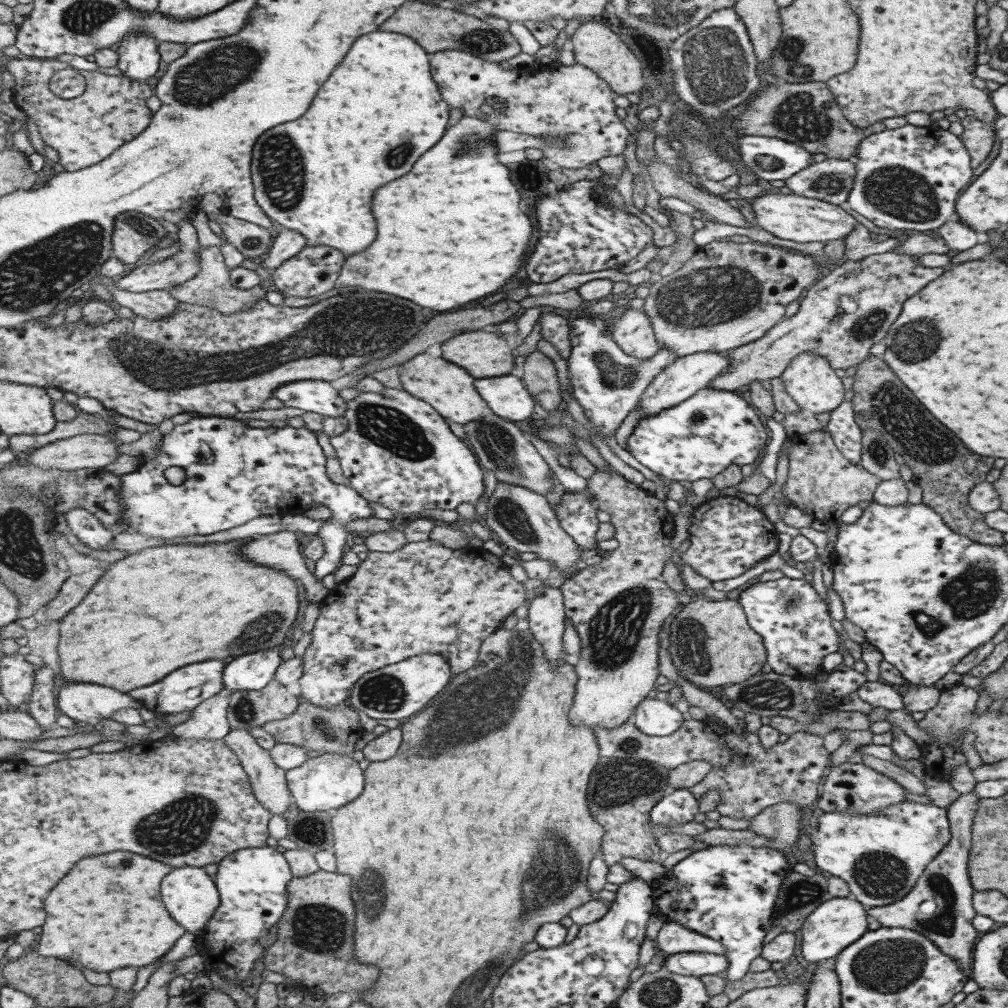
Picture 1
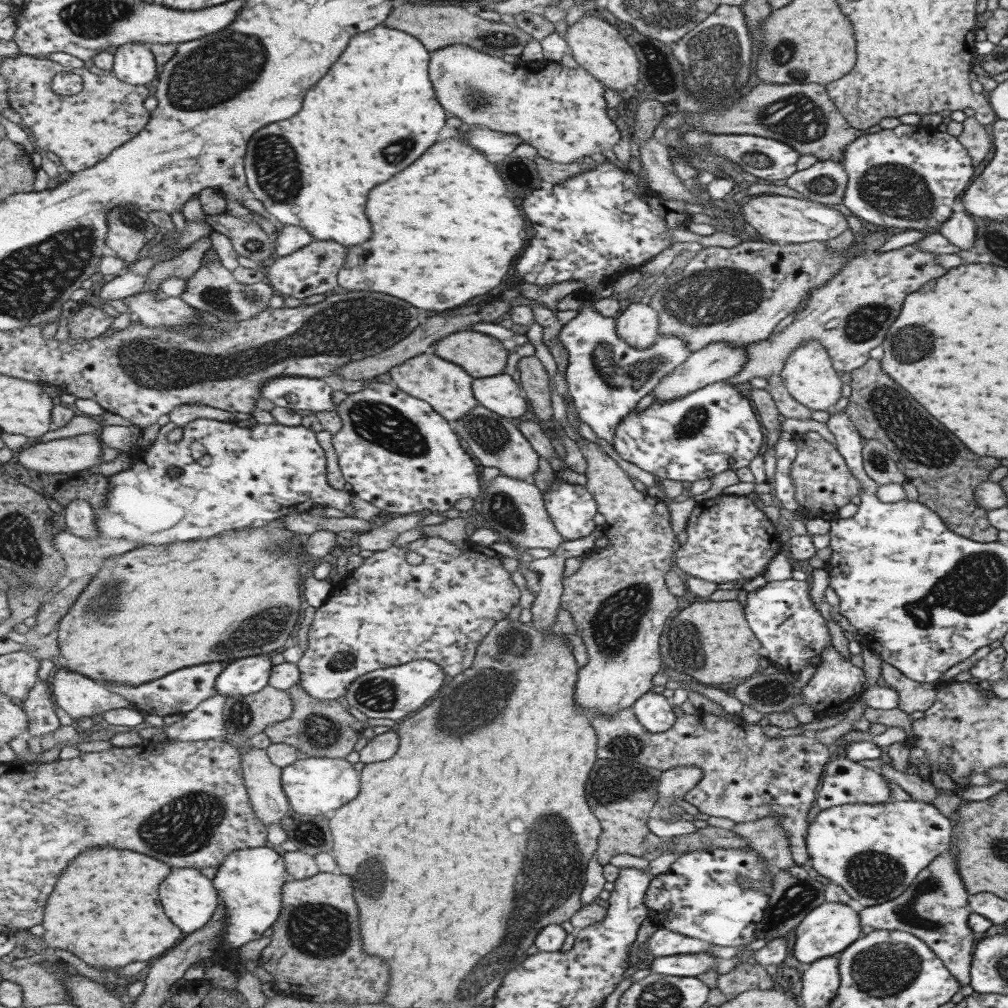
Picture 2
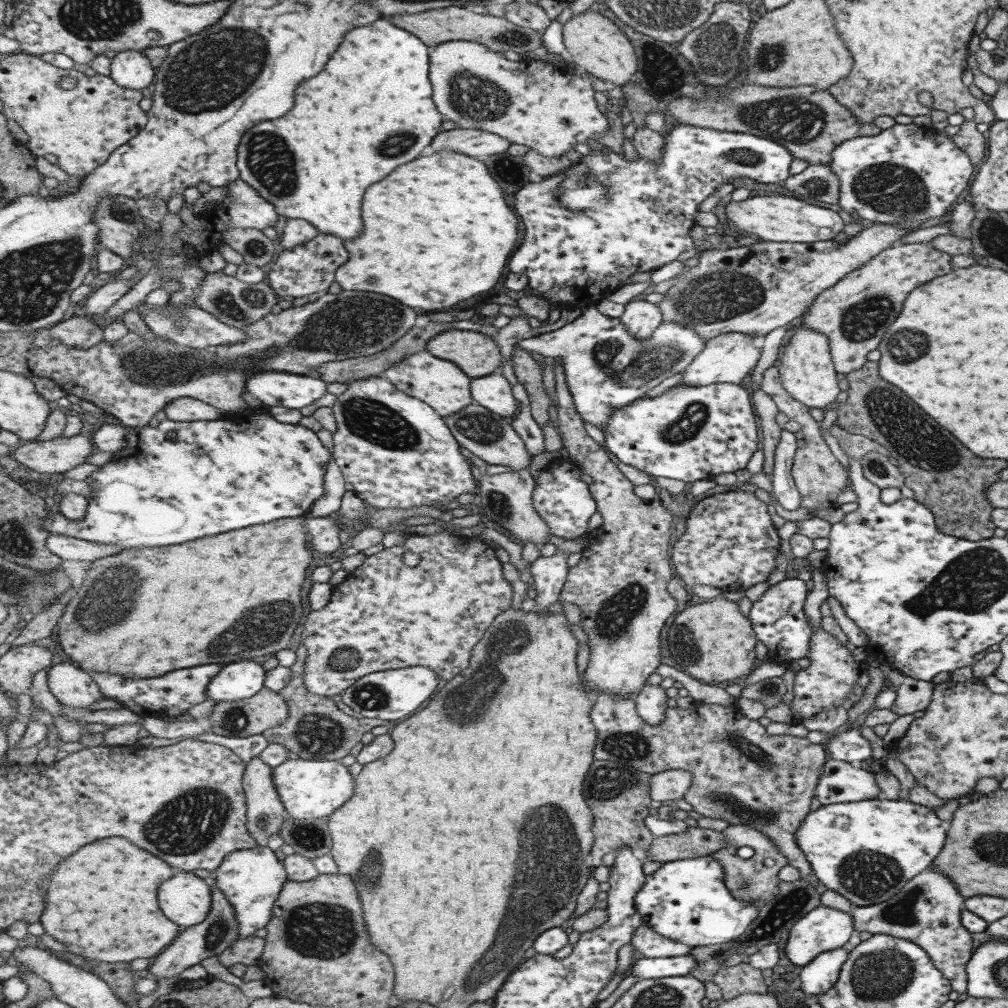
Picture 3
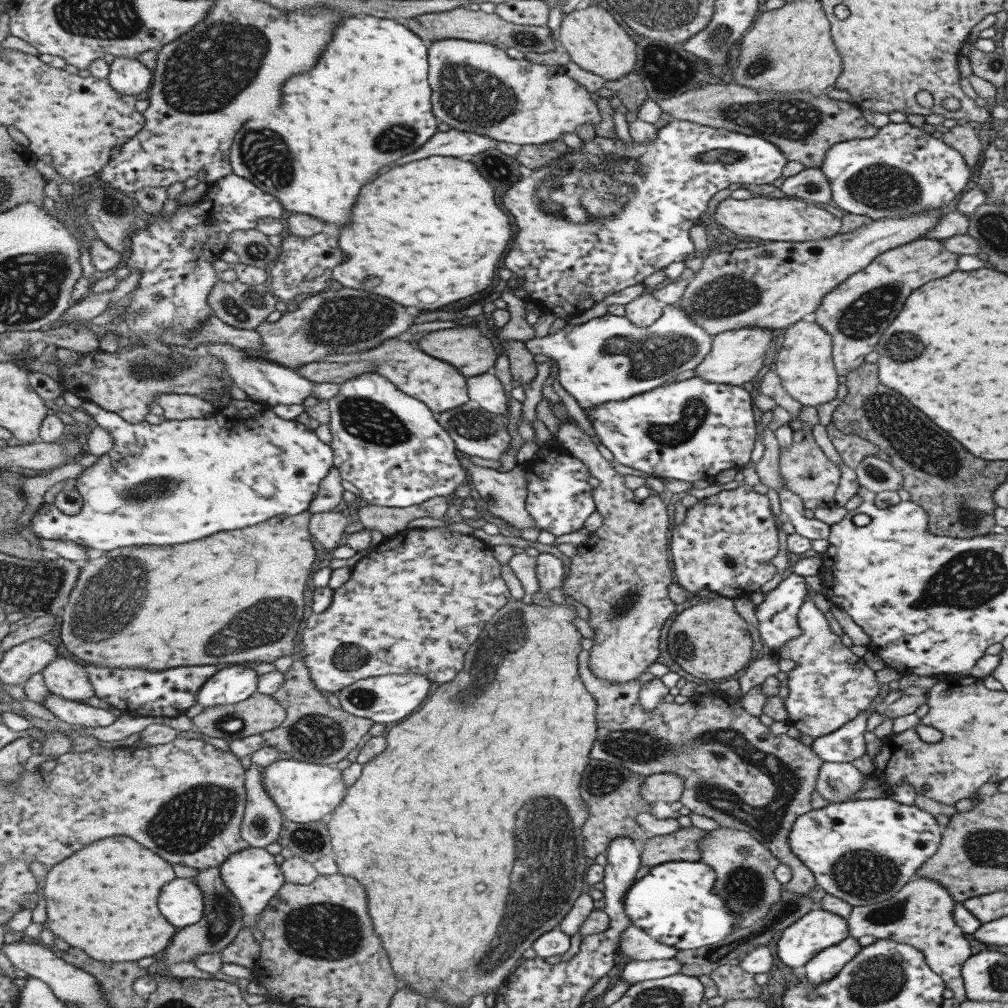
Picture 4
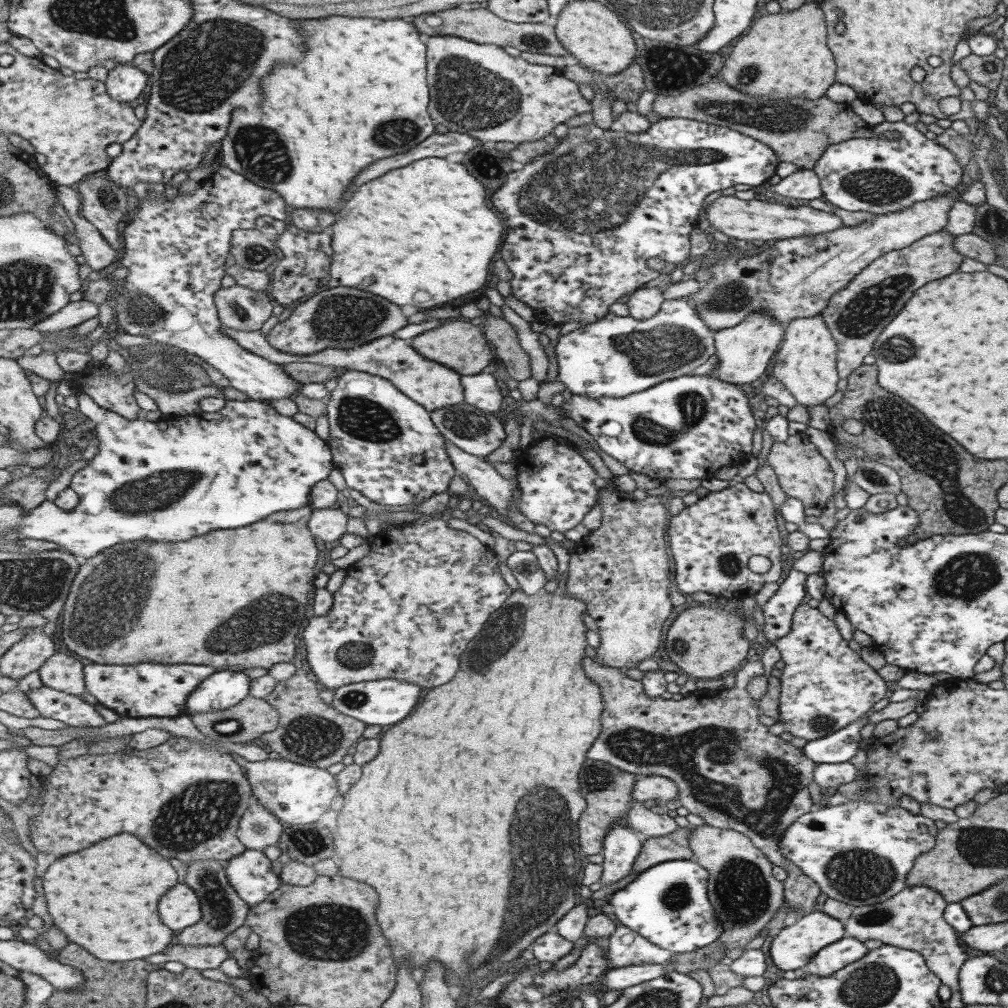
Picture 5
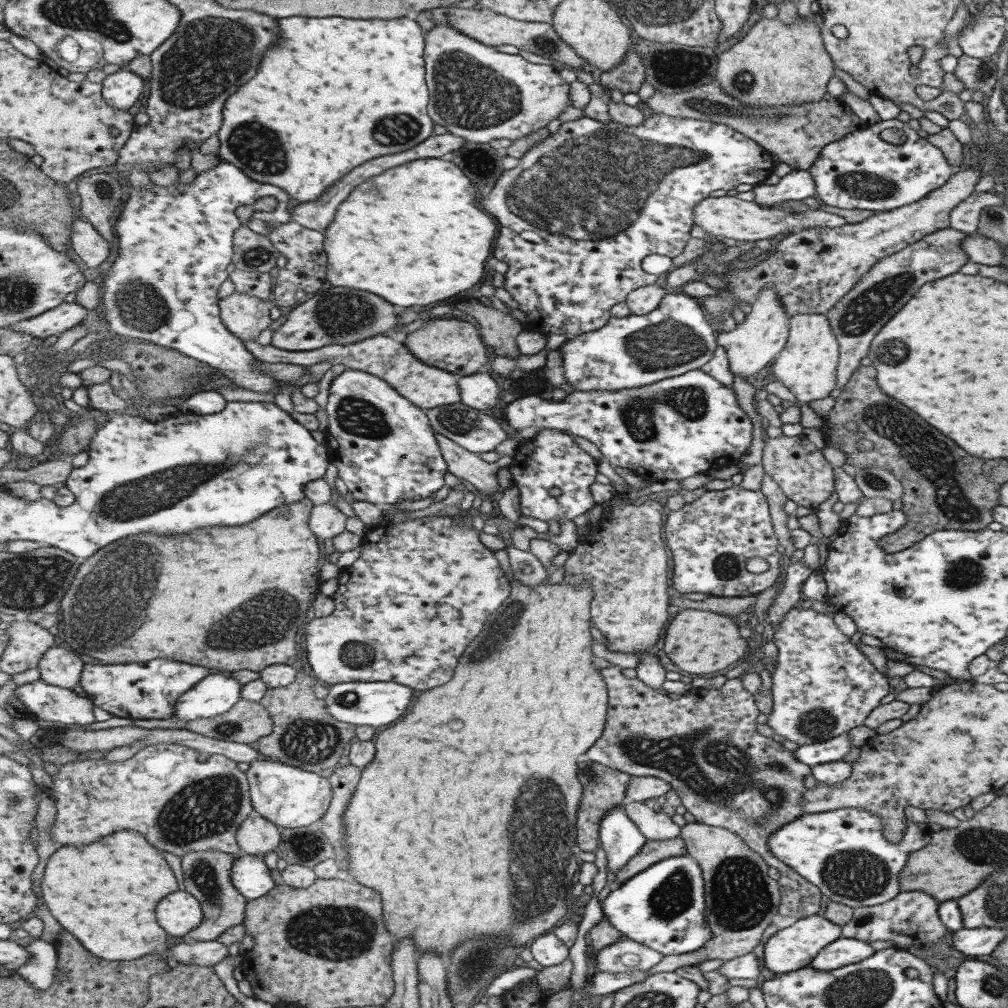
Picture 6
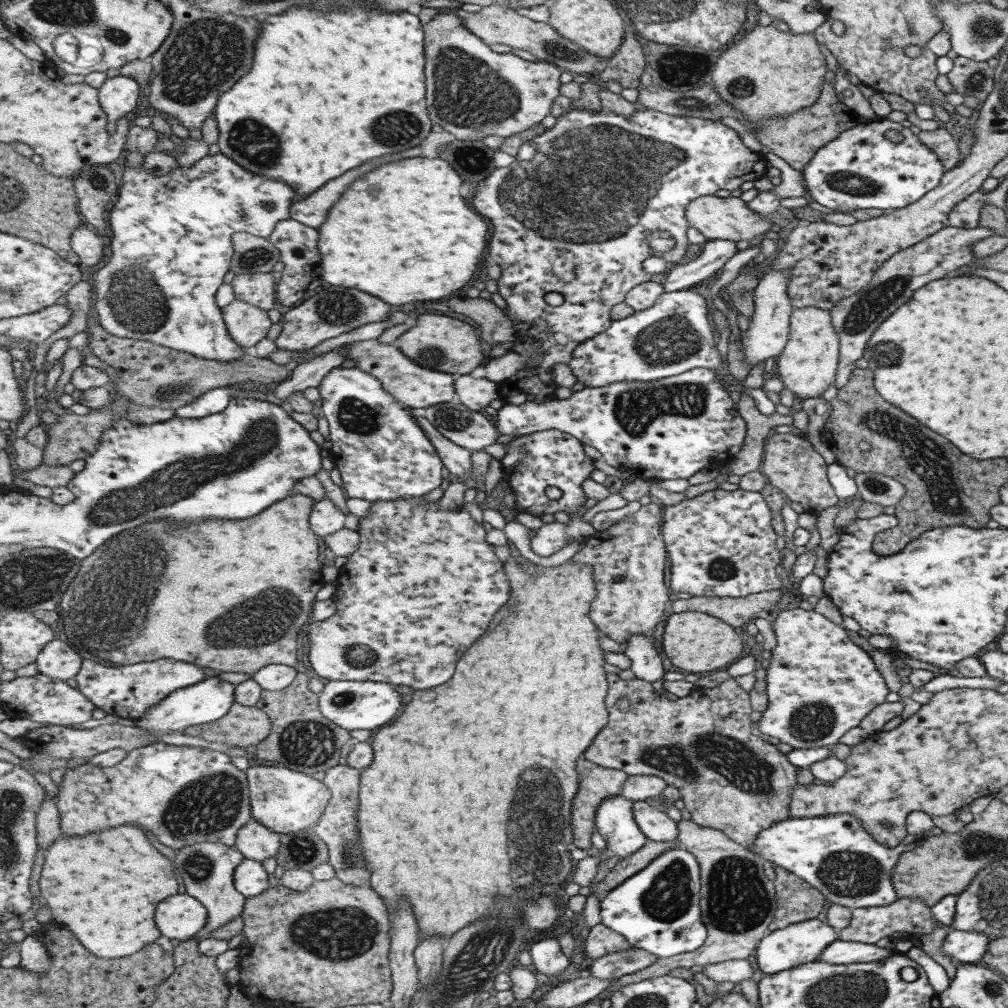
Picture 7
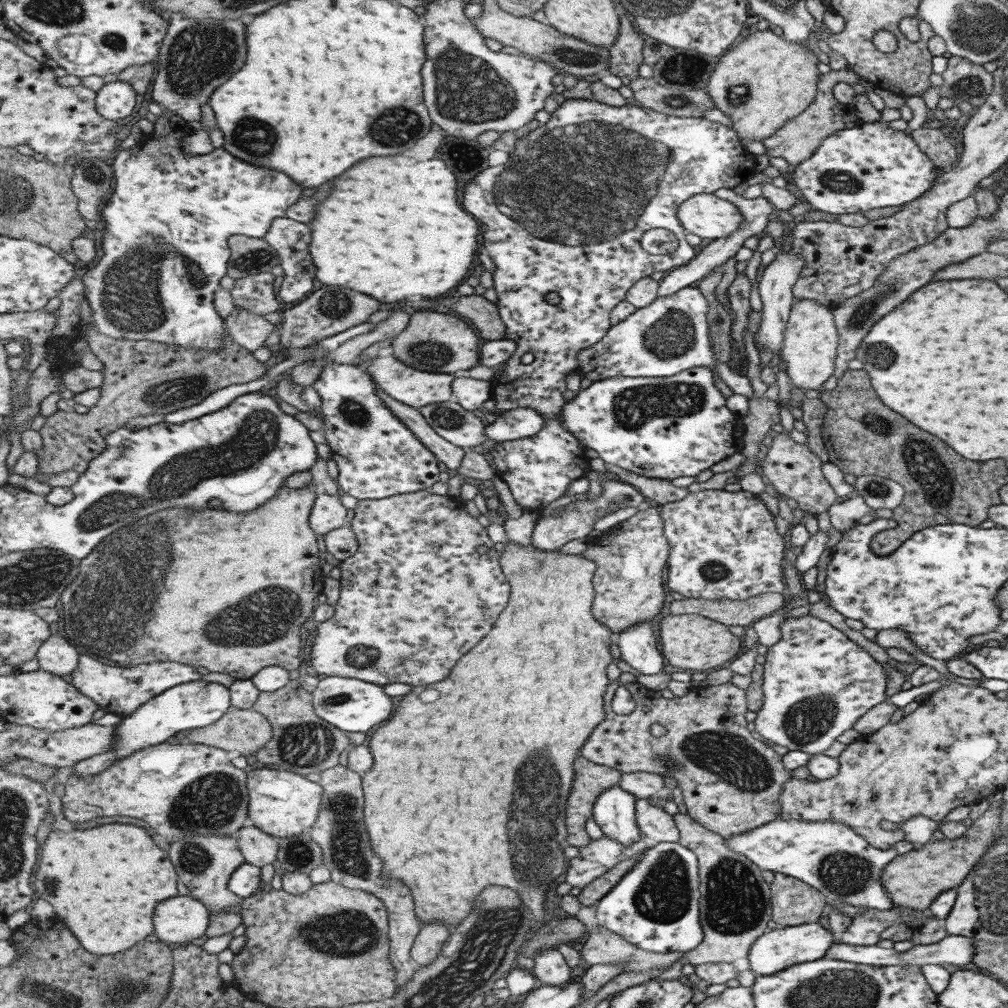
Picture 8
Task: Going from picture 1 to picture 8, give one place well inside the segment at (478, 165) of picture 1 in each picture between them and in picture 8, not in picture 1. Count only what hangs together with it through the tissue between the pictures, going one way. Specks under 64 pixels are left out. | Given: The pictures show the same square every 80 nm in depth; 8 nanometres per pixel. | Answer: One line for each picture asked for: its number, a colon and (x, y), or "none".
2: (444, 231)
3: (433, 252)
4: (427, 234)
5: (425, 234)
6: (395, 236)
7: (408, 220)
8: (400, 216)

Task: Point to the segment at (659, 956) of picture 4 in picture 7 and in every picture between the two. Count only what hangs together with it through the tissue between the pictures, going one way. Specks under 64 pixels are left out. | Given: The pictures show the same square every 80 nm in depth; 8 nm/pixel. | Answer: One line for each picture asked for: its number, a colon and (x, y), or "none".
5: (626, 947)
6: (625, 955)
7: (613, 965)

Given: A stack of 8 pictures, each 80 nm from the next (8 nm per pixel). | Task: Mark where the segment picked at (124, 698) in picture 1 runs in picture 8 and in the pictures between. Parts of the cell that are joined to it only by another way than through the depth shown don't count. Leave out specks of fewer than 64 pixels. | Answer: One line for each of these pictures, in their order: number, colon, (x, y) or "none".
2: (80, 696)
3: (71, 685)
4: (63, 676)
5: (64, 672)
6: (60, 665)
7: (58, 659)
8: (57, 654)

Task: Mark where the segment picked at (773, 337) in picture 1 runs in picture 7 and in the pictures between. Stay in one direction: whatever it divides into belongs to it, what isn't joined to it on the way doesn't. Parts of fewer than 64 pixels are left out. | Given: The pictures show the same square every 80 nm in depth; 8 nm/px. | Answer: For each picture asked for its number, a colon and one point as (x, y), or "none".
2: (850, 314)
3: (853, 313)
4: (854, 314)
5: (855, 315)
6: (890, 282)
7: (854, 318)

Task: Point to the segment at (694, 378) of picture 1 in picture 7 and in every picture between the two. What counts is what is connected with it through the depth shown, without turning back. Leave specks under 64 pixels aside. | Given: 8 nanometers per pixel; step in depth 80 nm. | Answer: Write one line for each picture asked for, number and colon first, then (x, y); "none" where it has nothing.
2: (718, 361)
3: (728, 358)
4: (735, 356)
5: (745, 350)
6: (755, 342)
7: (765, 337)

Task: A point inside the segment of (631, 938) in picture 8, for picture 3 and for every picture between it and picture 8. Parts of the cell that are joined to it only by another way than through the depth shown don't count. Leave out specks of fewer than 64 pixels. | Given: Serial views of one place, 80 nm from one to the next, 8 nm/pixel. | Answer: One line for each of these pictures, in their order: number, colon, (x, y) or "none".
3: (685, 900)
4: (674, 904)
5: (666, 904)
6: (662, 907)
7: (657, 908)

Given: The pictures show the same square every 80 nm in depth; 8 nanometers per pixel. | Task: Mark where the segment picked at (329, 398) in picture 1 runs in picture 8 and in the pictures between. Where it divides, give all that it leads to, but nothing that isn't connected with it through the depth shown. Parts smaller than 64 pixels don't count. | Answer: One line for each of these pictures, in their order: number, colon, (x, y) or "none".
2: (314, 395)
3: (274, 388)
4: (265, 381)
5: (175, 249)
6: (175, 242)
7: (172, 248)
8: (165, 249)

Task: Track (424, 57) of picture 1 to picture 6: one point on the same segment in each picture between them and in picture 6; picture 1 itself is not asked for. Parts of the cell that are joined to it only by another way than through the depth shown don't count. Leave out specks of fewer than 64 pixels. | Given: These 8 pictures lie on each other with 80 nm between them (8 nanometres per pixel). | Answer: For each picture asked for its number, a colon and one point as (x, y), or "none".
2: (376, 112)
3: (373, 110)
4: (368, 103)
5: (361, 94)
6: (335, 93)

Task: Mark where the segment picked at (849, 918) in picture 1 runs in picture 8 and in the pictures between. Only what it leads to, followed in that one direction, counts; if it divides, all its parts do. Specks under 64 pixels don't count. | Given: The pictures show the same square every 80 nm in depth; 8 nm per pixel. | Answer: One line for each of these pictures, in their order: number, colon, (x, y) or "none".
2: (826, 930)
3: (824, 929)
4: (817, 929)
5: (791, 948)
6: (791, 948)
7: (800, 943)
8: (774, 951)

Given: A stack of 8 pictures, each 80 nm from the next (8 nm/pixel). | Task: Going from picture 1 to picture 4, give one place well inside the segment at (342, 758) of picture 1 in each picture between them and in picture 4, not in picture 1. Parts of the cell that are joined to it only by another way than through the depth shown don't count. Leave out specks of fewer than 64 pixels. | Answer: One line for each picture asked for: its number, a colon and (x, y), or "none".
2: (316, 786)
3: (312, 788)
4: (304, 792)

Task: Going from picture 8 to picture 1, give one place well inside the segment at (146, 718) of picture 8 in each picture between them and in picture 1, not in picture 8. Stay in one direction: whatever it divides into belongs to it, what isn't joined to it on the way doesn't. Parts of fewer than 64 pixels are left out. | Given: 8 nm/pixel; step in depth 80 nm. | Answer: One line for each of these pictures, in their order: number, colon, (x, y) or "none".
1: (252, 672)
2: (248, 676)
3: (242, 680)
4: (233, 684)
5: (225, 689)
6: (217, 694)
7: (207, 701)

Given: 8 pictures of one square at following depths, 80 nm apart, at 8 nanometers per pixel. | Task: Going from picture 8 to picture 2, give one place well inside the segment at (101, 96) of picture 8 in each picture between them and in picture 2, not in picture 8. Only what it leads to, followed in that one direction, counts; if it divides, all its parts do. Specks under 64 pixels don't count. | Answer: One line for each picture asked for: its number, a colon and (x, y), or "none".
2: (135, 64)
3: (131, 69)
4: (128, 75)
5: (126, 83)
6: (122, 89)
7: (119, 96)

